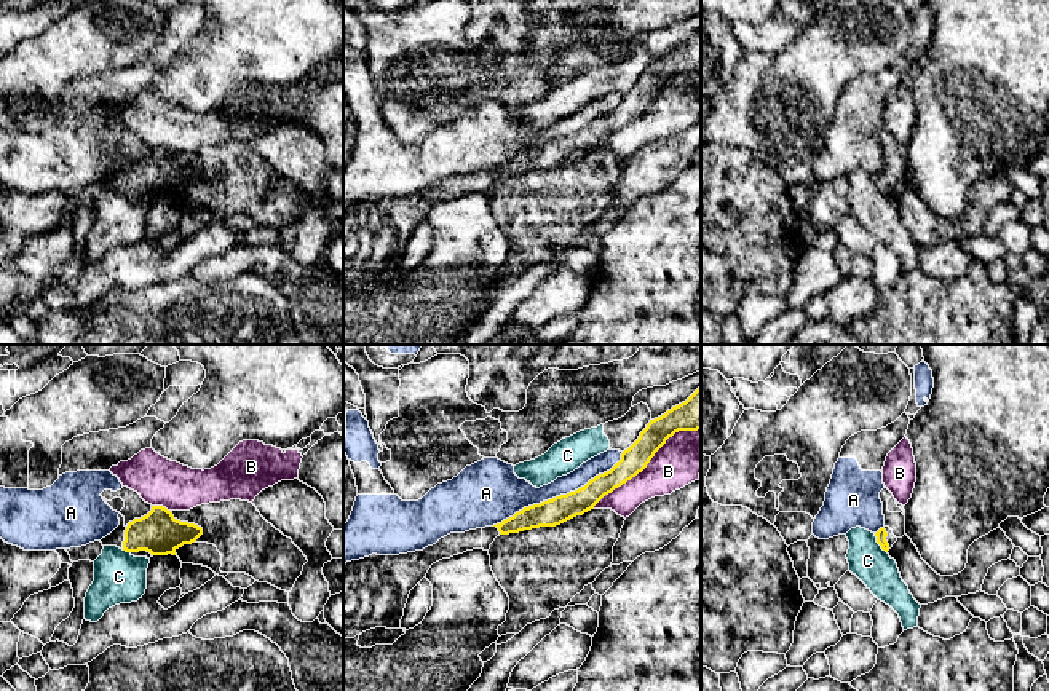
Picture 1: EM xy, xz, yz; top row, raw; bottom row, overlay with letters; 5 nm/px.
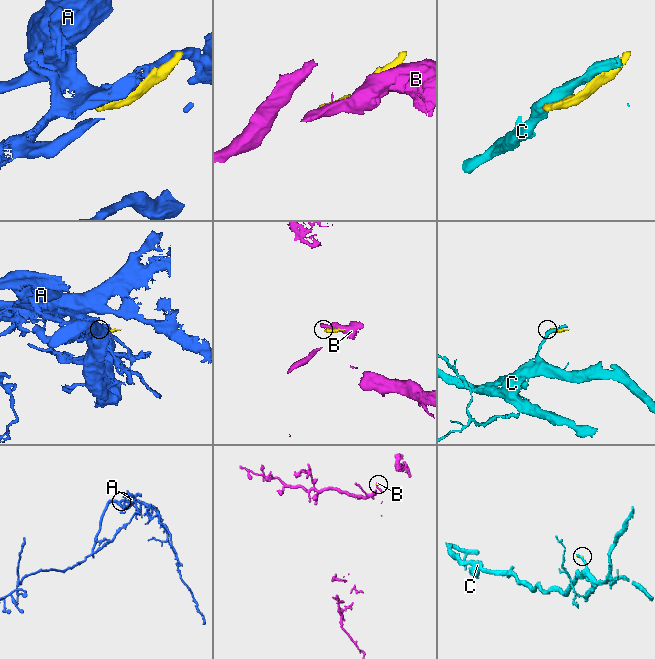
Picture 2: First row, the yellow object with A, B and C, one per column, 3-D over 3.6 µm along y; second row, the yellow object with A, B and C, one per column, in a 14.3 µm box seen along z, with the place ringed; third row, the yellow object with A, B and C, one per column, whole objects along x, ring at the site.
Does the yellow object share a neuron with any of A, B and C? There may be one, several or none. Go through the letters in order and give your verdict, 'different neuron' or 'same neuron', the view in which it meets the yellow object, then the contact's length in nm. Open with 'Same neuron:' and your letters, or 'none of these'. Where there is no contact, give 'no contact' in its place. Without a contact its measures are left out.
Same neuron: none of these
A: different neuron | xz | 750 nm
B: different neuron | xz | 700 nm
C: different neuron | yz | 120 nm

